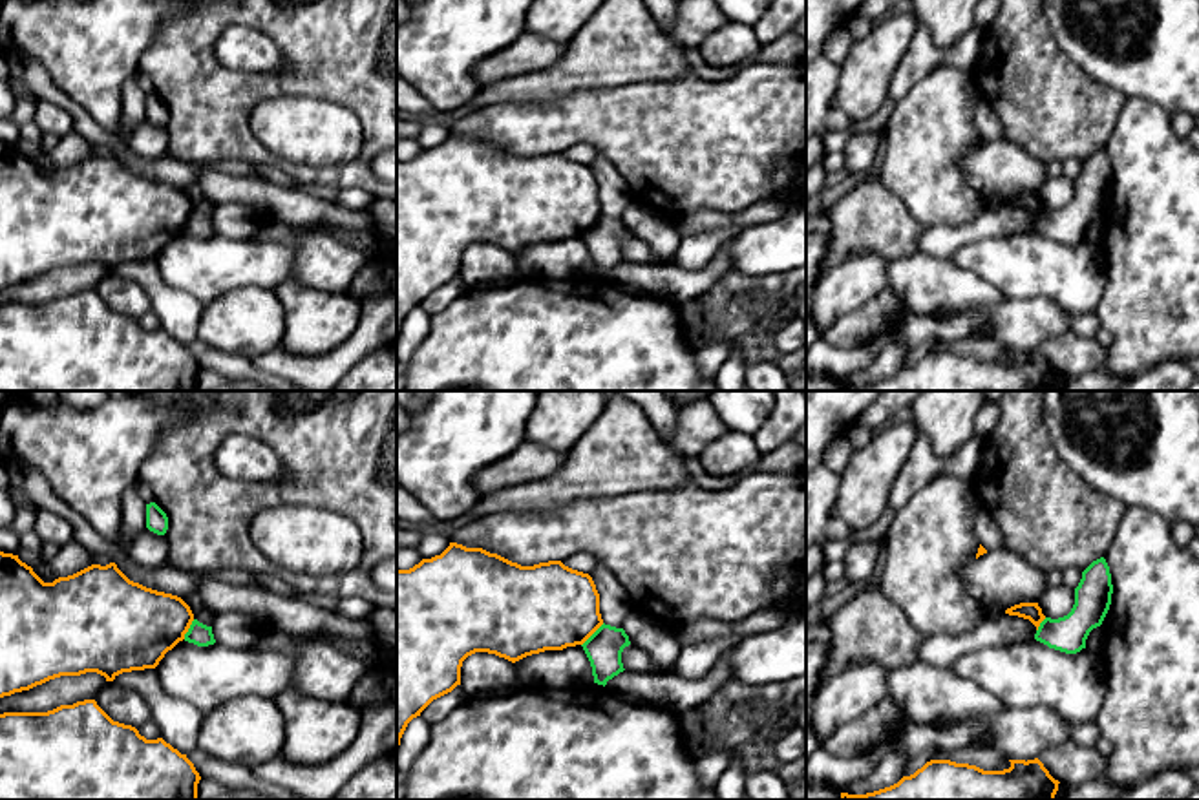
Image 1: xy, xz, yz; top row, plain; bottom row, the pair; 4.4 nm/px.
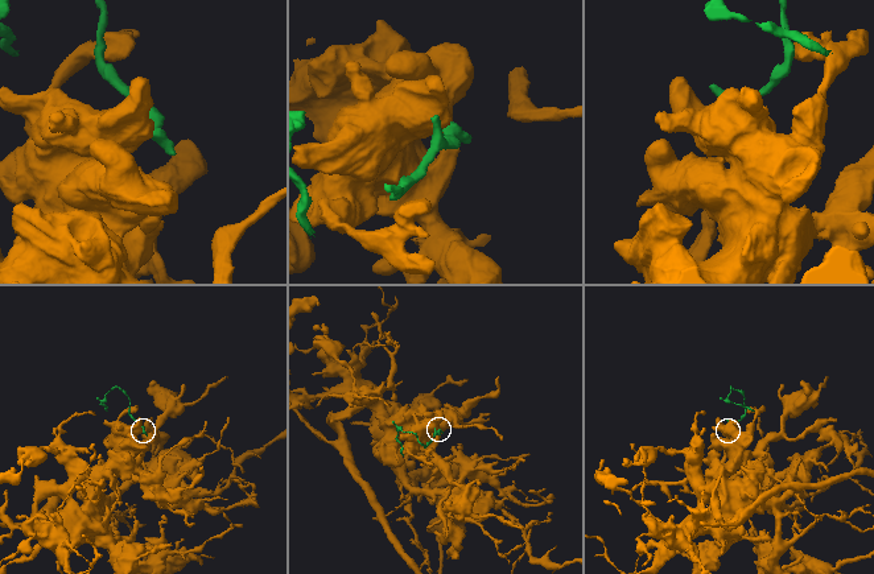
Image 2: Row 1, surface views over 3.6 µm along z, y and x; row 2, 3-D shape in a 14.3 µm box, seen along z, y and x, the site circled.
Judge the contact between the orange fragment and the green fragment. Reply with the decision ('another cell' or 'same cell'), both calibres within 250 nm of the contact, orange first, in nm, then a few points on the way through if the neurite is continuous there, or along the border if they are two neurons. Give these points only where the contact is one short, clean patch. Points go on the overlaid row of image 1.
another cell | 380/160 nm | along xz (604, 623), (582, 645)

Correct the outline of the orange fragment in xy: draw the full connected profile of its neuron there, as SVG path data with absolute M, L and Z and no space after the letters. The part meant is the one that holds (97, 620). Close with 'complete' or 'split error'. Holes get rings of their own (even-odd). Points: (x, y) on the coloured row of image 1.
M0 552L0 698L29 690L60 676L97 672L113 681L122 672L155 668L185 639L194 614L177 595L130 581L115 563L91 564L44 583L18 555Z; complete

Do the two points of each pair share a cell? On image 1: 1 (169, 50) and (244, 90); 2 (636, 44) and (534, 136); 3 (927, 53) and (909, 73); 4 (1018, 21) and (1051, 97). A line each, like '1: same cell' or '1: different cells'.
1: same cell
2: different cells
3: same cell
4: same cell

